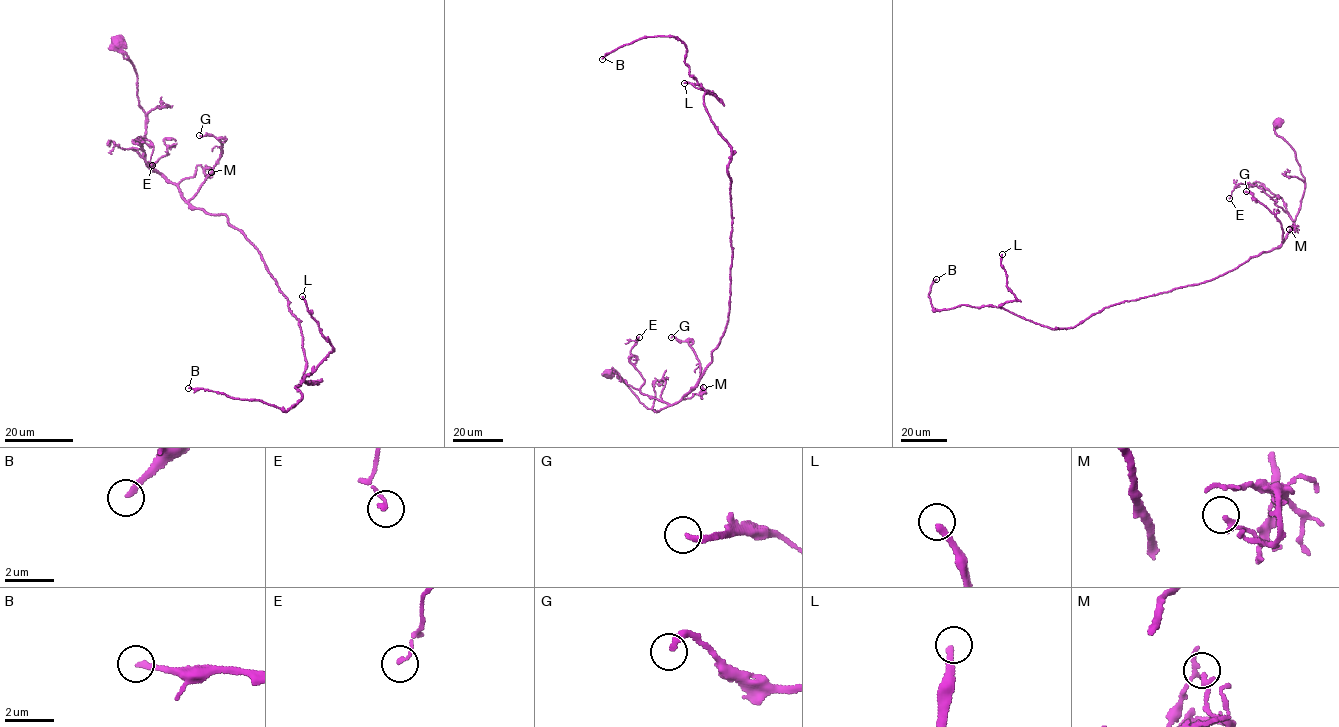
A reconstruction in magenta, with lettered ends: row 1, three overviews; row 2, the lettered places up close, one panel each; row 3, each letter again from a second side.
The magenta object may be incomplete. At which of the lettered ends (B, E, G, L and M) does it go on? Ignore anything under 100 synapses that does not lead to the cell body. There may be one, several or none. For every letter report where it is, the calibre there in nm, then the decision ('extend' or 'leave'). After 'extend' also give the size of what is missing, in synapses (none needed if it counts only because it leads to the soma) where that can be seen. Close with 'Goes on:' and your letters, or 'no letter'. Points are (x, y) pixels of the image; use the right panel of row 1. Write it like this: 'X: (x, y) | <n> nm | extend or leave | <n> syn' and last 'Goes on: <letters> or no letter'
B: (936, 279) | 240 nm | extend | 100 syn
E: (1229, 198) | 150 nm | leave
G: (1246, 191) | 240 nm | leave
L: (1002, 254) | 240 nm | extend | 150 syn
M: (1289, 229) | 240 nm | leave
Goes on: B, L

